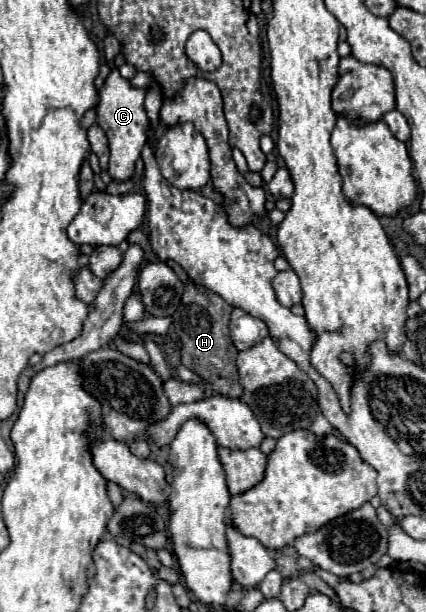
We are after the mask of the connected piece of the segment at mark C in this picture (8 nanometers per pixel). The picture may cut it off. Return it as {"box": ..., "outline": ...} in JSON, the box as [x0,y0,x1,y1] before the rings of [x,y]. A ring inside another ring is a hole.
{"box":[96,67,148,181],"outline":[[[114,67],[106,77],[100,89],[100,103],[96,109],[96,125],[104,129],[110,147],[110,165],[108,173],[114,181],[130,179],[134,173],[134,163],[140,159],[140,151],[146,145],[146,131],[148,131],[148,115],[144,109],[146,89],[136,89],[128,79],[124,79],[118,69]]]}

